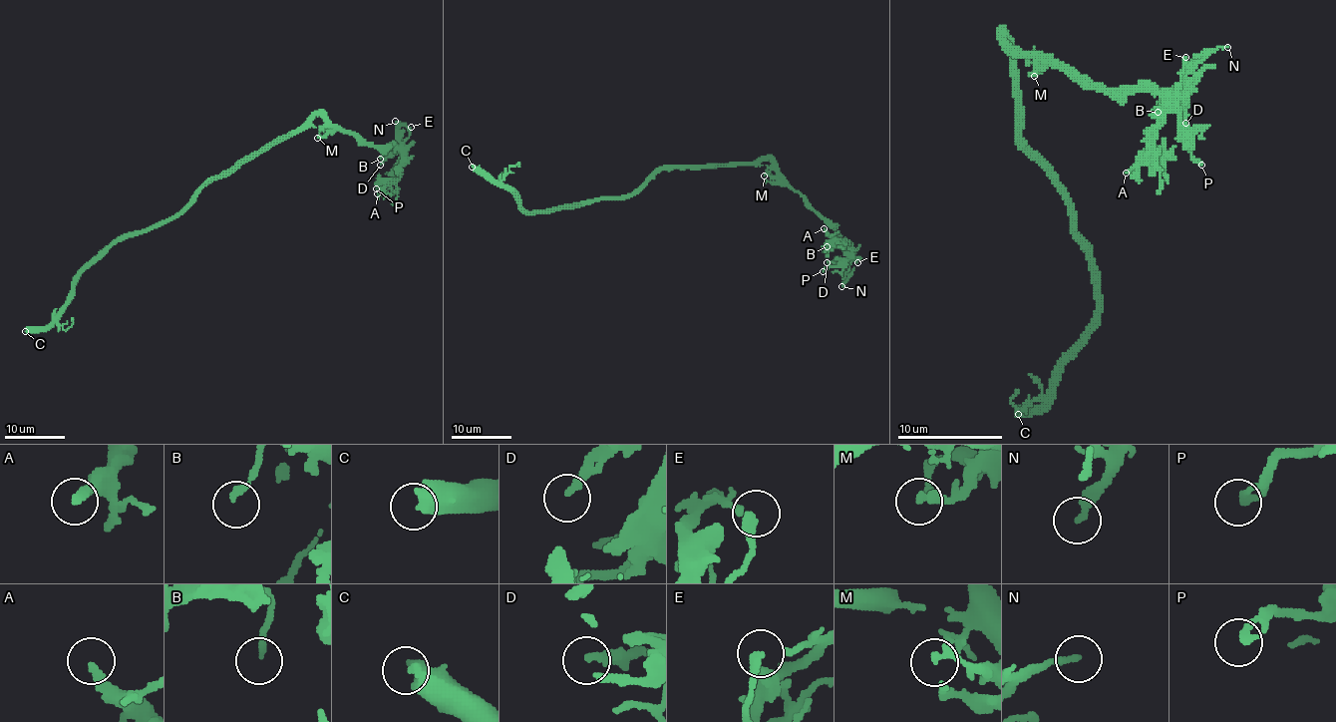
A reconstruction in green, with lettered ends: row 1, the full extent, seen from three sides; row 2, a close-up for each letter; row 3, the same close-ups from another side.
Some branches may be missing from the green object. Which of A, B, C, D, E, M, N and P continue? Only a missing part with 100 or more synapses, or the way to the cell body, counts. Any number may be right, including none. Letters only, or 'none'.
C

